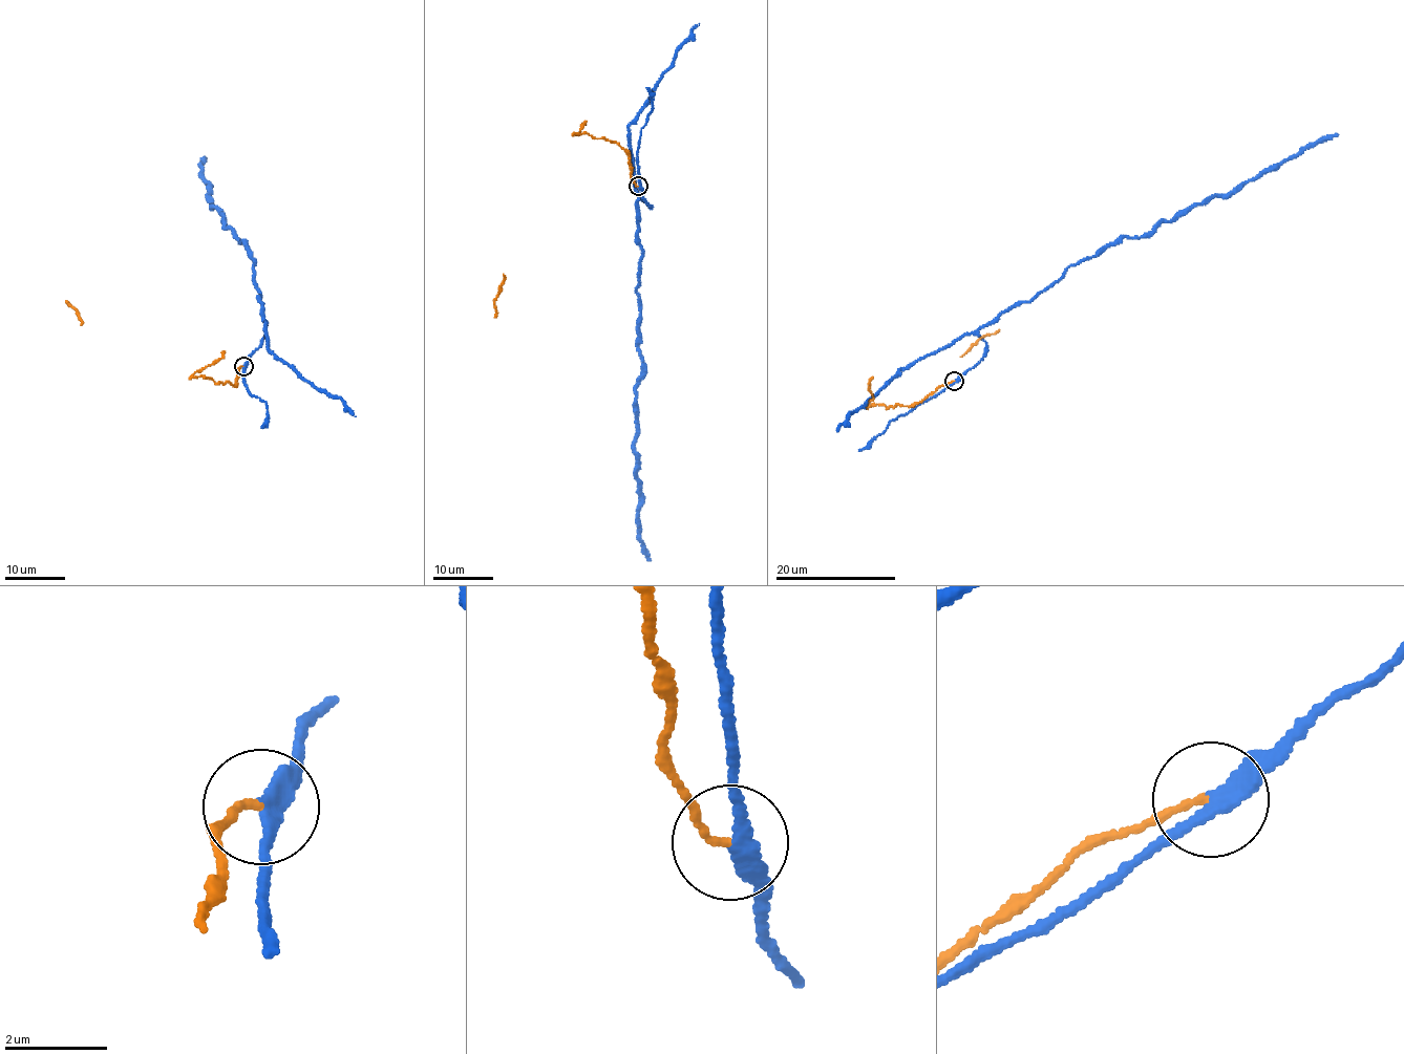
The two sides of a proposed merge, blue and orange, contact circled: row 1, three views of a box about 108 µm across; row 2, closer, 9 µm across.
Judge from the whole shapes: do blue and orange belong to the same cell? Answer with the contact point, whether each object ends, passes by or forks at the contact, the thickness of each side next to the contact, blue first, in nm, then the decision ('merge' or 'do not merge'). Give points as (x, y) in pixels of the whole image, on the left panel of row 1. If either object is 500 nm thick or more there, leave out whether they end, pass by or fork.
place (243, 366); blue passes by; orange ends; calibres 240 and 130 nm; do not merge

